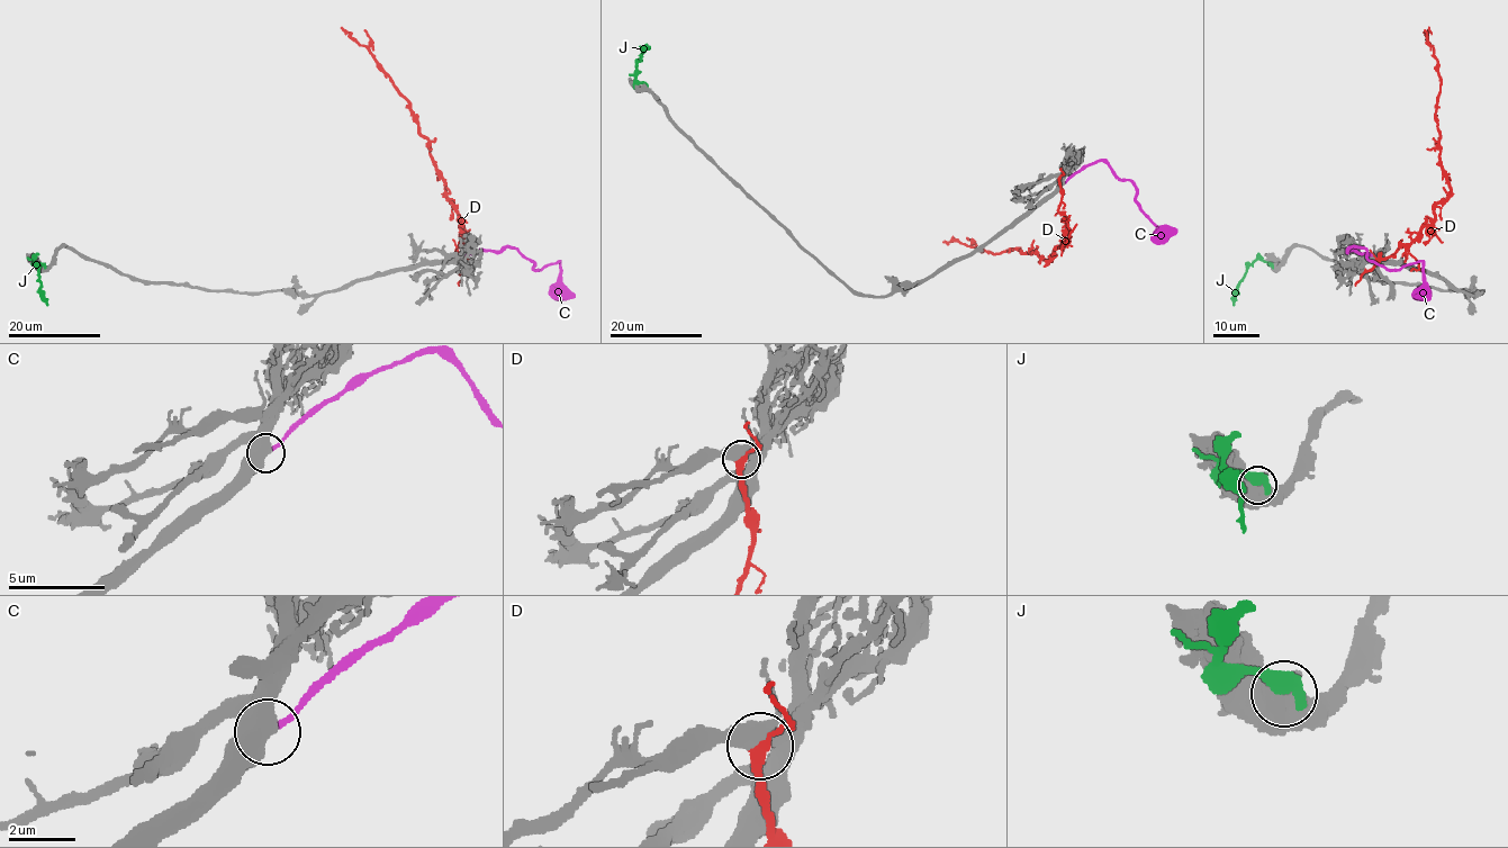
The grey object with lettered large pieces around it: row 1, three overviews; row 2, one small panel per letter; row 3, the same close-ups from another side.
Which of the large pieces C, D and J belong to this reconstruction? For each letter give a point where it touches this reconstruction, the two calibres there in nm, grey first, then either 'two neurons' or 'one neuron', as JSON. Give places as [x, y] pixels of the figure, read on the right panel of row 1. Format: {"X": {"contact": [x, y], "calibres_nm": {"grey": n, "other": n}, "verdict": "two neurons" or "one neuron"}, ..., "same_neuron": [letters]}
{"C": {"contact": [1371, 255], "calibres_nm": {"grey": 600, "other": 260}, "verdict": "one neuron"}, "D": {"contact": [1364, 270], "calibres_nm": {"grey": 460, "other": 320}, "verdict": "two neurons"}, "J": {"contact": [1272, 265], "calibres_nm": {"grey": 550, "other": 600}, "verdict": "two neurons"}, "same_neuron": ["C"]}

